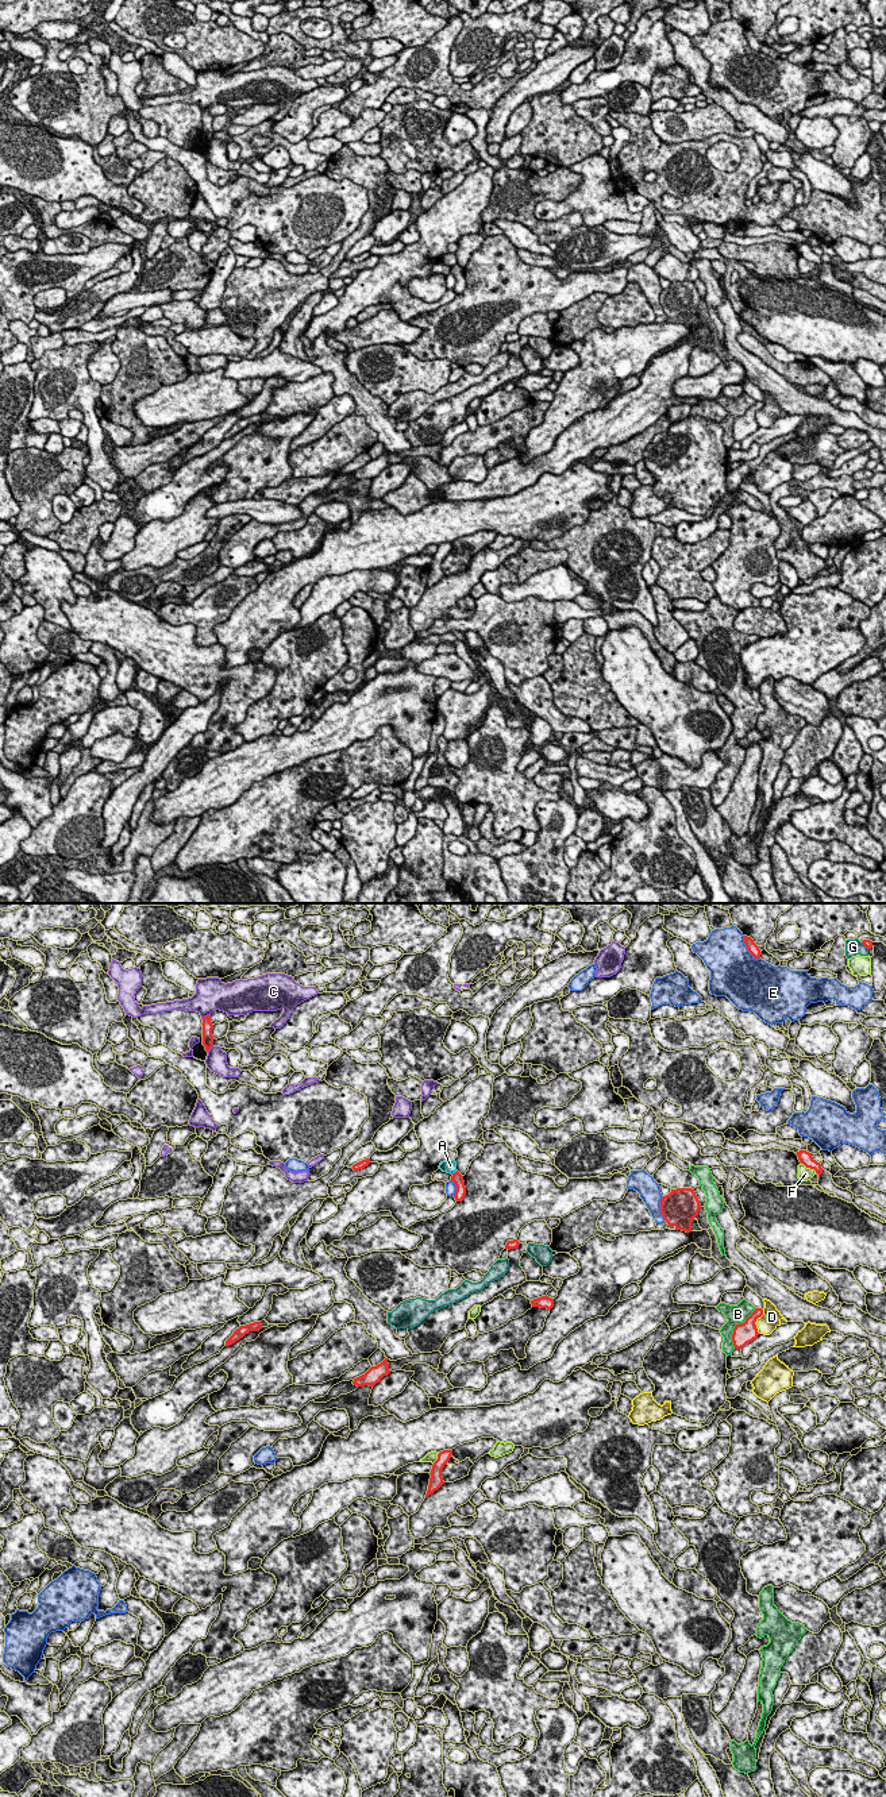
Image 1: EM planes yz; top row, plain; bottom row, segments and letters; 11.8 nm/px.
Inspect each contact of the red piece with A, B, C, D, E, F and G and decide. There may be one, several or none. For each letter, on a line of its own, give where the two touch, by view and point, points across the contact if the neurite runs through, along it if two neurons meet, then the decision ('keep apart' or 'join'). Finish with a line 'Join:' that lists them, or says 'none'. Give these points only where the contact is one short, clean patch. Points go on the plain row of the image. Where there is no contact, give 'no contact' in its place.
A: meets red in yz at (455, 265); join
B: meets red in yz at (735, 419); keep apart
C: meets red in yz at (207, 108); keep apart
D: meets red in yz at (755, 413); keep apart
E: meets red in yz at (747, 41); keep apart
F: meets red in yz at (809, 259); keep apart
G: meets red in yz at (865, 38); keep apart
Join: A

